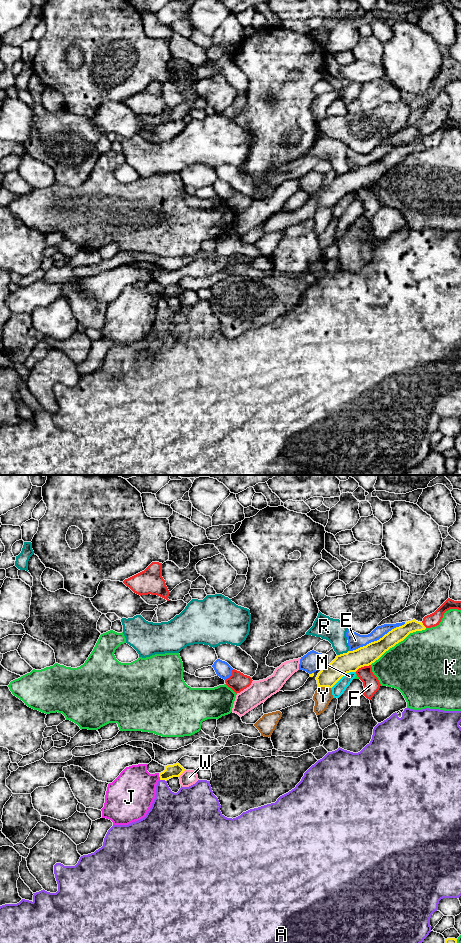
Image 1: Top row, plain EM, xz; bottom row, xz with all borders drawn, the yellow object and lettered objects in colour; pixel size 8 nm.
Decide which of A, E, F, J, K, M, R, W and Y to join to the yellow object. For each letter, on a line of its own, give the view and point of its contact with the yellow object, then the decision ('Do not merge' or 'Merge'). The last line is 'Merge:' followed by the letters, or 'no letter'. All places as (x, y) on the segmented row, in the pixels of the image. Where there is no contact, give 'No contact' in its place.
A: Touches yellow at xz (163, 779). Do not merge
E: Touches yellow at xz (377, 640). Do not merge
F: Touches yellow at xz (362, 666). Do not merge
J: Touches yellow at xz (159, 776). Do not merge
K: Touches yellow at xz (398, 642). Do not merge
M: Touches yellow at xz (342, 676). Do not merge
R: Touches yellow at xz (343, 653). Do not merge
W: Touches yellow at xz (181, 773). Do not merge
Y: Touches yellow at xz (324, 686). Do not merge
Merge: no letter

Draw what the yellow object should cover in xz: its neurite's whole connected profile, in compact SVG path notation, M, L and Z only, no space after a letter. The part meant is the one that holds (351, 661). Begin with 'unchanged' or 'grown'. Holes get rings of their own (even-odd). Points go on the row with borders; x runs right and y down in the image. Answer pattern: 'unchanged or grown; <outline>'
unchanged; M414 619L392 629L377 641L337 655L329 665L322 667L318 673L316 677L318 687L332 688L347 673L356 672L359 668L374 663L386 651L403 641L410 633L425 629L423 623Z

